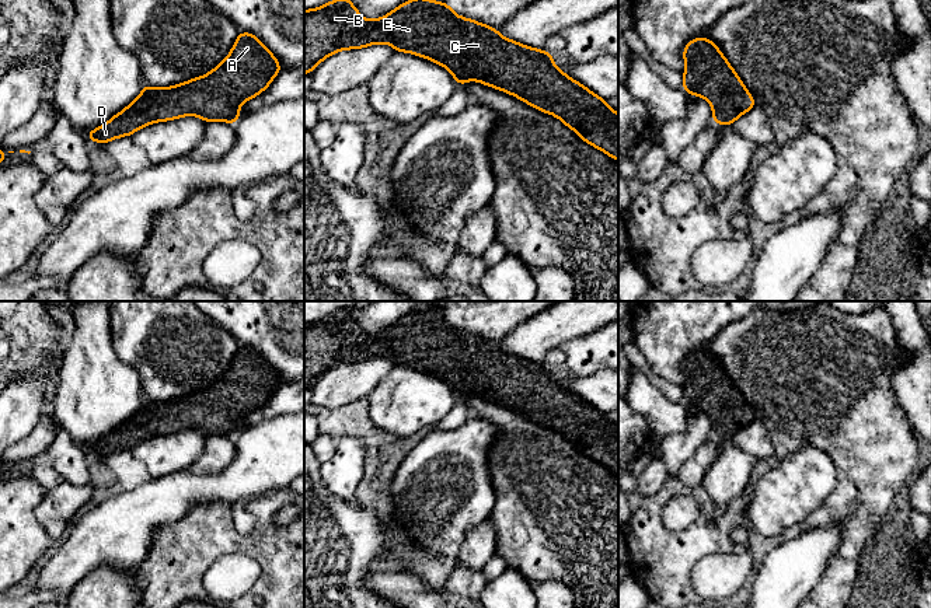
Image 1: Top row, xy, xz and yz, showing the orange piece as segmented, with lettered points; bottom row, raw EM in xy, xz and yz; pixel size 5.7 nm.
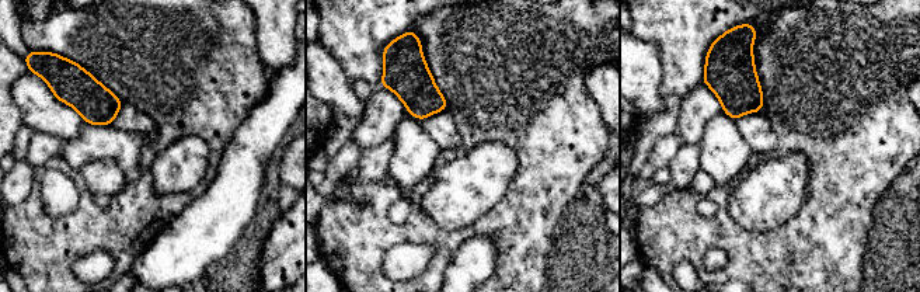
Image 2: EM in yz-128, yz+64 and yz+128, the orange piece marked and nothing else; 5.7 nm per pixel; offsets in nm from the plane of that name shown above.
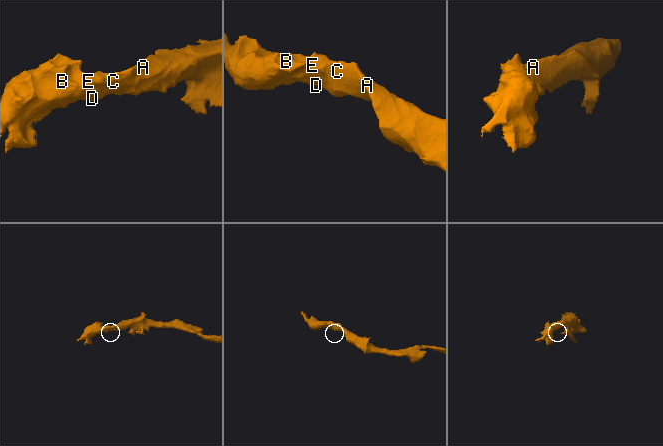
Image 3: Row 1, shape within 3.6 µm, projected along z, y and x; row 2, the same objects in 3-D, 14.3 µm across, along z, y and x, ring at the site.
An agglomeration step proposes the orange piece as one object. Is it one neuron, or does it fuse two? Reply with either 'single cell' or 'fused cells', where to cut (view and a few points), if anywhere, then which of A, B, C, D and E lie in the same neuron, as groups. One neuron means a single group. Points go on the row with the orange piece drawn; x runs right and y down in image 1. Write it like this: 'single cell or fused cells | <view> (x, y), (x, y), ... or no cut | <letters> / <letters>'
single cell | no cut | A B C D E

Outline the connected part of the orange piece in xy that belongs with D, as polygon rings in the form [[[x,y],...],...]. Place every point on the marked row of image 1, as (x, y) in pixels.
[[[240,32],[227,57],[212,71],[165,88],[143,85],[133,102],[86,137],[105,144],[150,123],[188,115],[206,123],[236,123],[241,104],[266,90],[280,71],[275,55],[255,35]]]

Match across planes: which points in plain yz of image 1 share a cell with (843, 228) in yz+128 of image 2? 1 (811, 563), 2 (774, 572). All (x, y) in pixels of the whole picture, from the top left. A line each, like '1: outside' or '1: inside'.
1: outside
2: outside

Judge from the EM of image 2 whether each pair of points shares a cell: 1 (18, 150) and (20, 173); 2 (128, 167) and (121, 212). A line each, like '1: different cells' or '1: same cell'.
1: different cells
2: different cells

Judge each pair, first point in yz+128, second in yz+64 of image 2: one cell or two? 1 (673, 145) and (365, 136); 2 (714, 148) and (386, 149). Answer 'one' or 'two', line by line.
1: two
2: two

